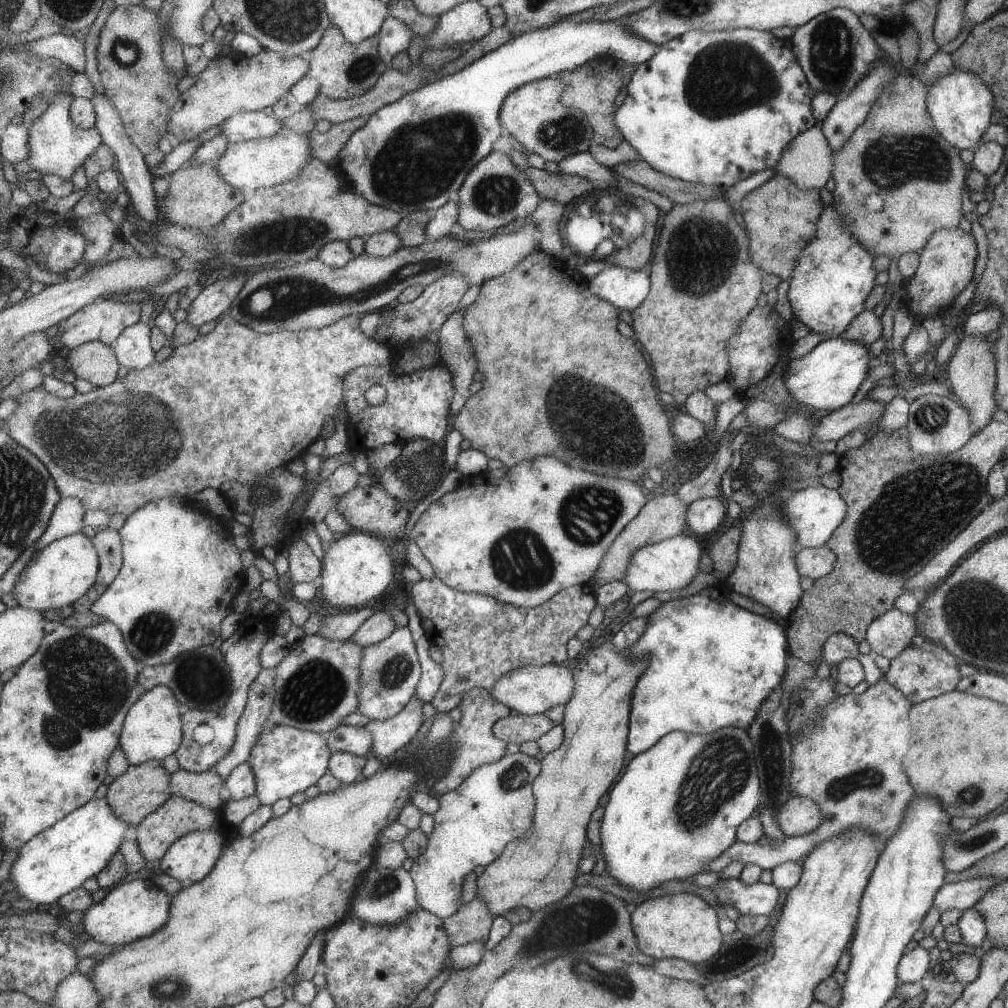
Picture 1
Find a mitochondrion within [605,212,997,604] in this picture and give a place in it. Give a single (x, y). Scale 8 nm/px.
(931, 496)

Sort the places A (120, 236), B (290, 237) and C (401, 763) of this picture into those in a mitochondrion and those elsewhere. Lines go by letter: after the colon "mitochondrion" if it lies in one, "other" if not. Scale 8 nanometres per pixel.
A: other
B: mitochondrion
C: other

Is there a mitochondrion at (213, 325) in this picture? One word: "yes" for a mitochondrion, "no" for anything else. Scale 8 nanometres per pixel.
no

